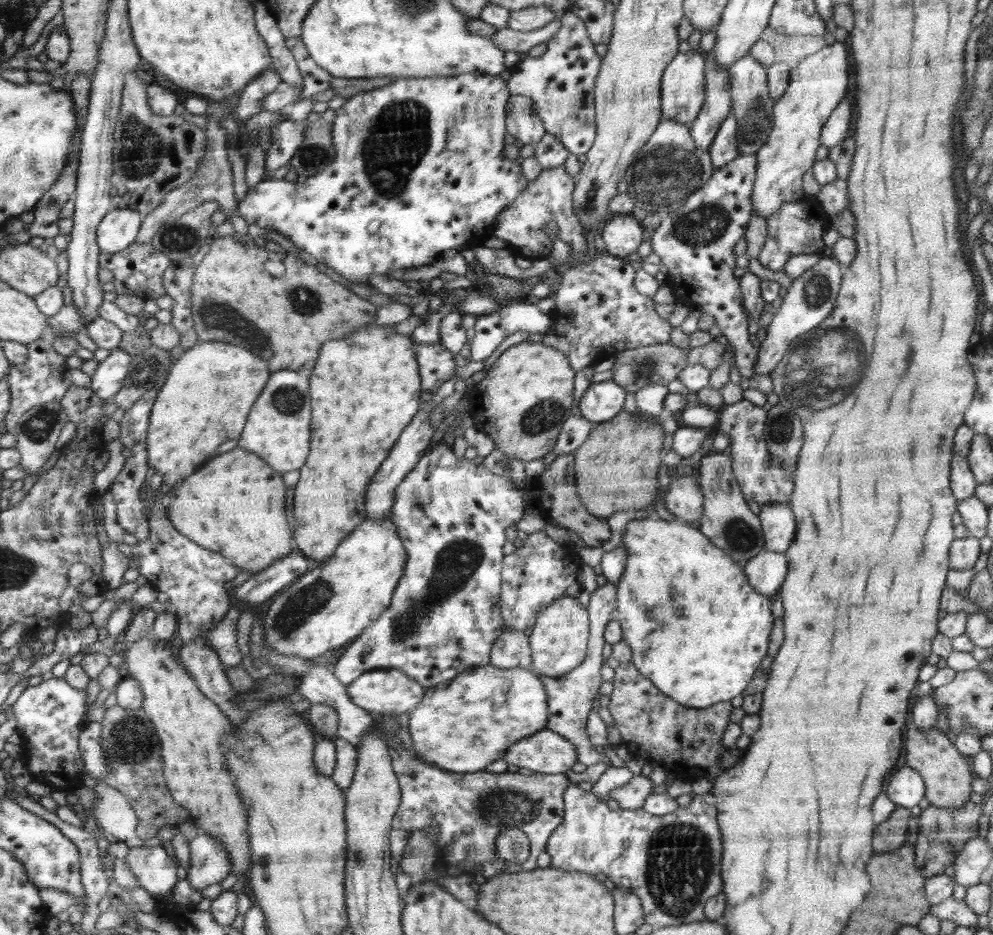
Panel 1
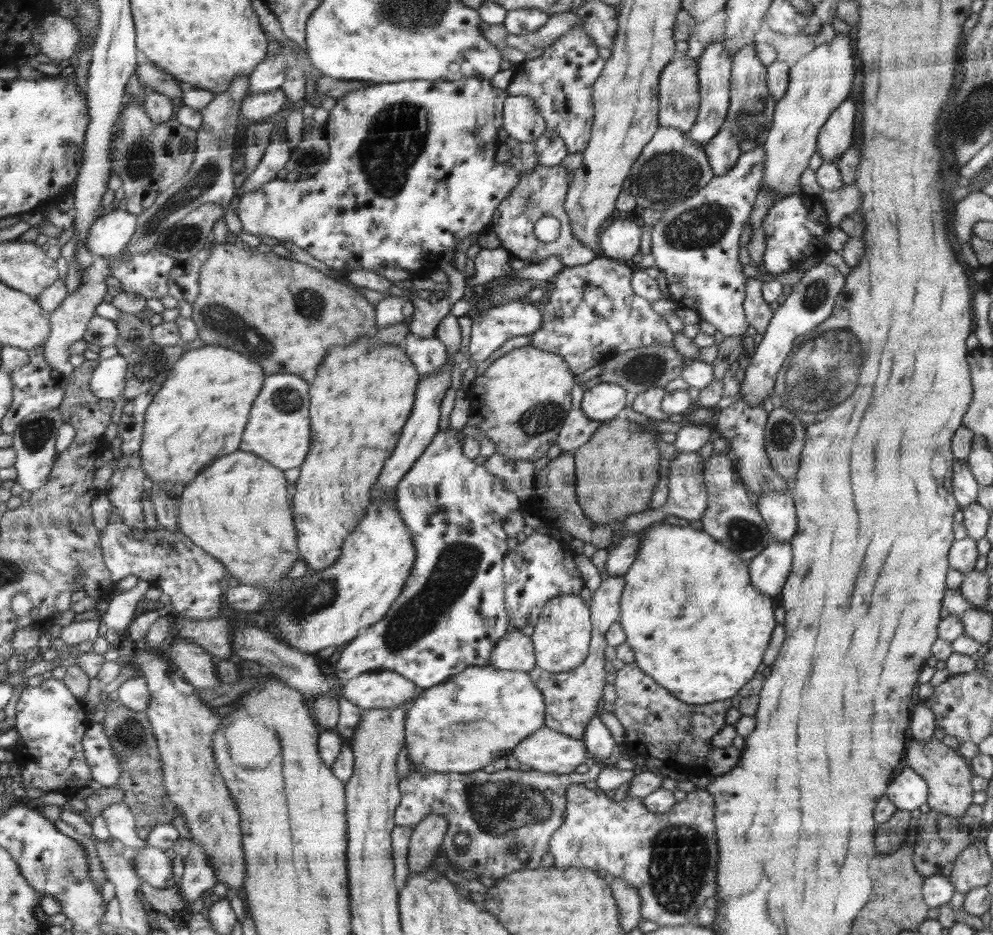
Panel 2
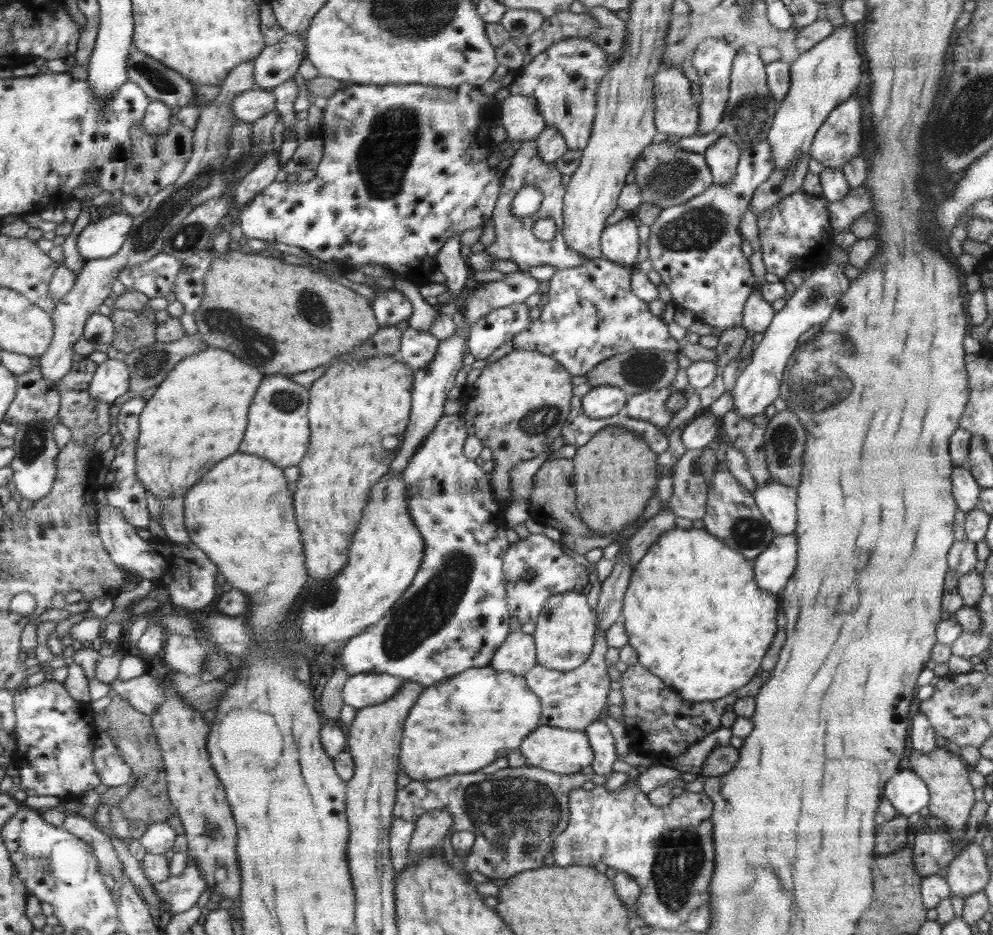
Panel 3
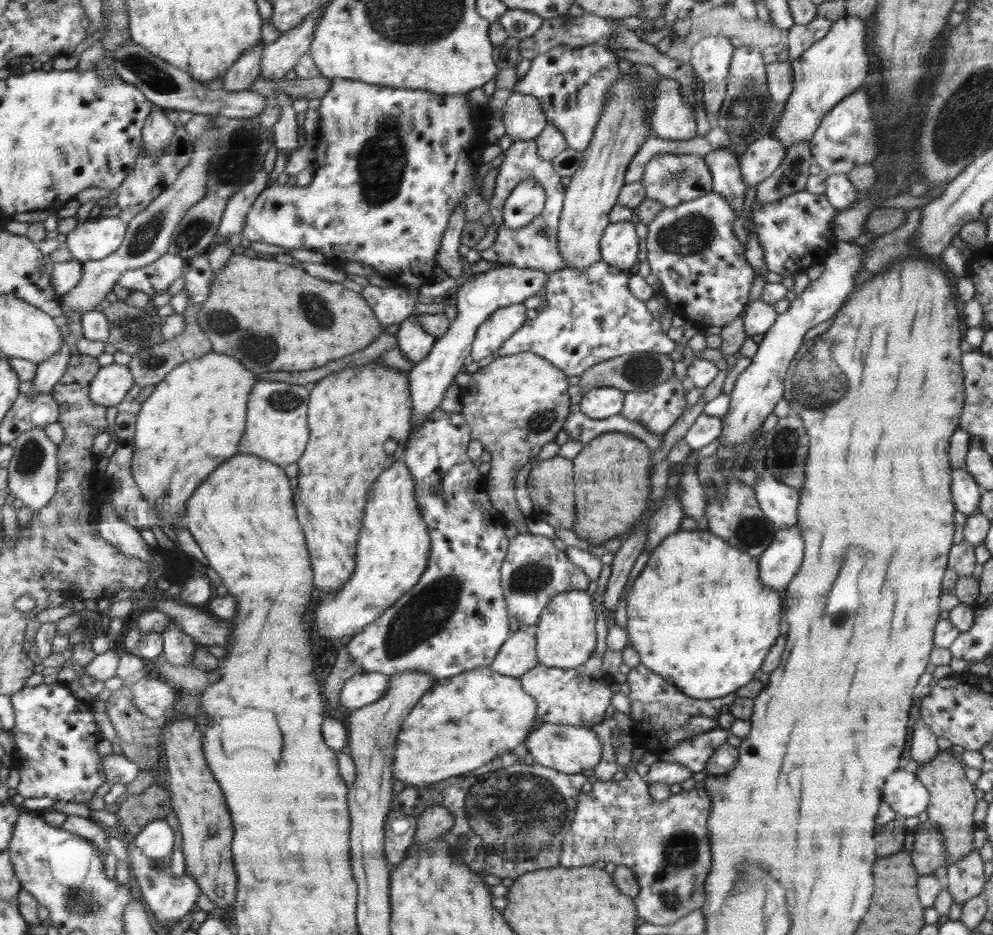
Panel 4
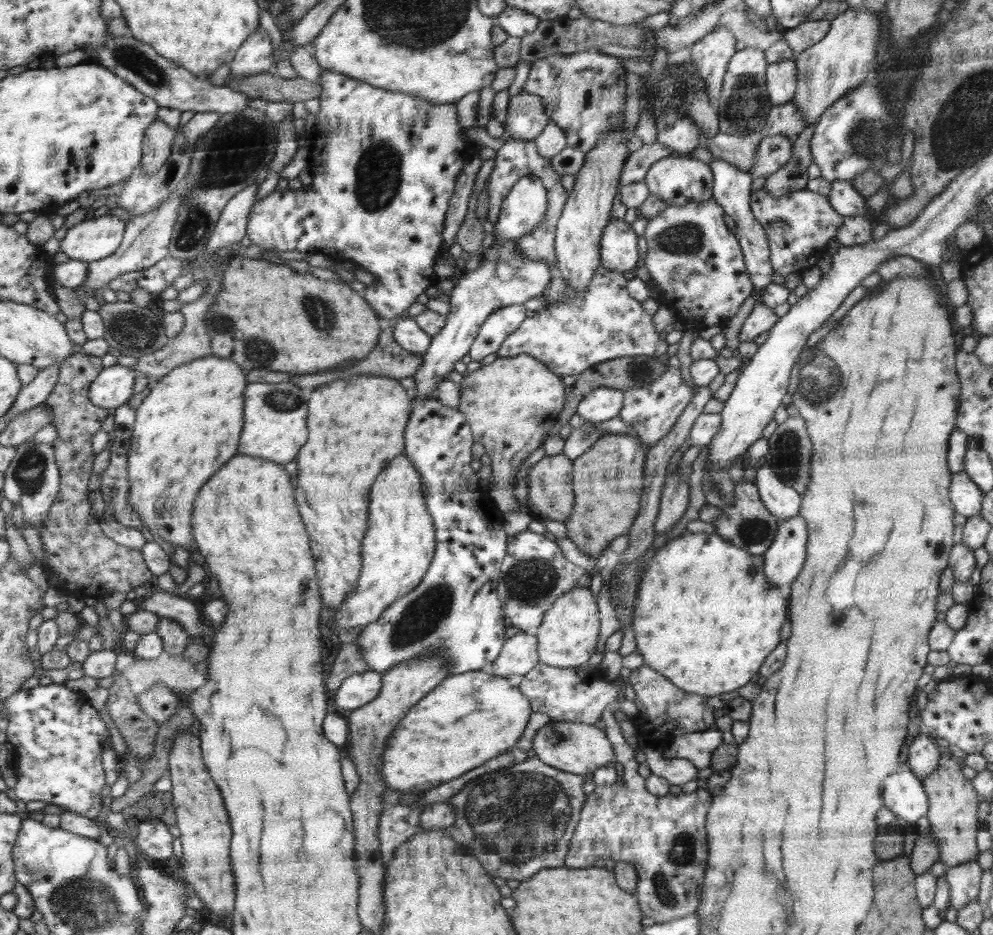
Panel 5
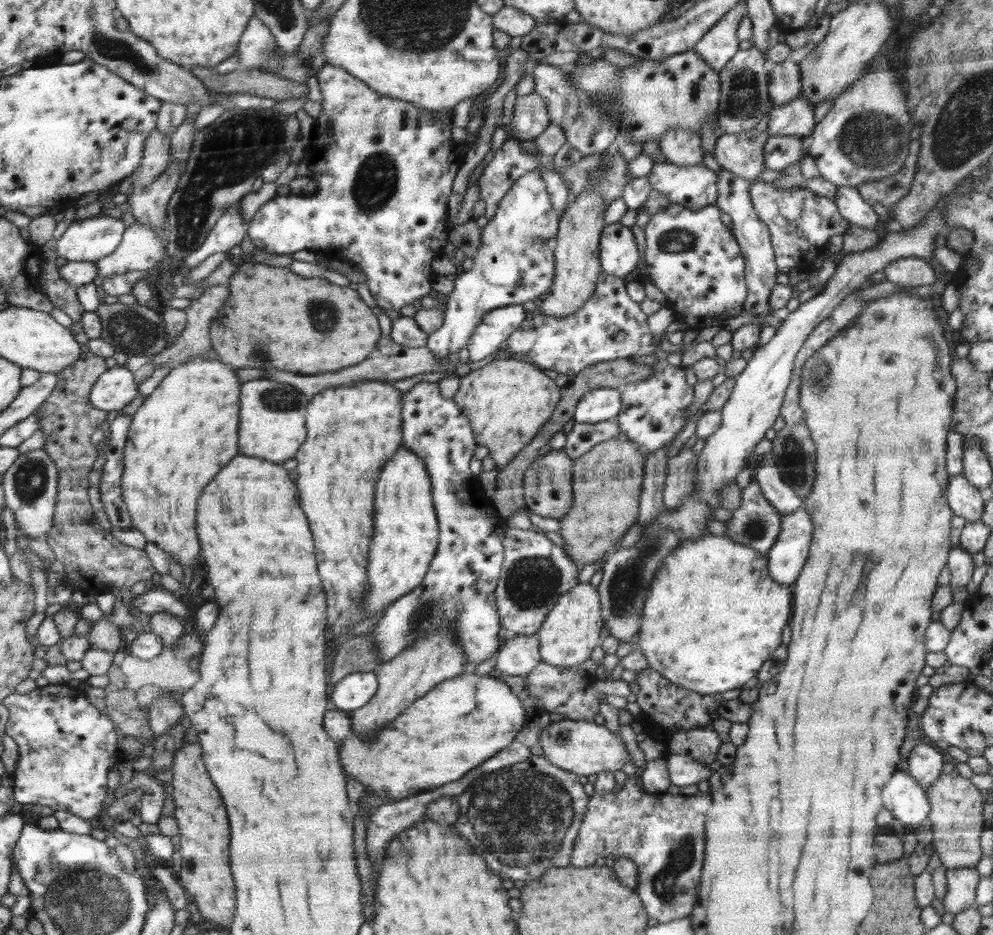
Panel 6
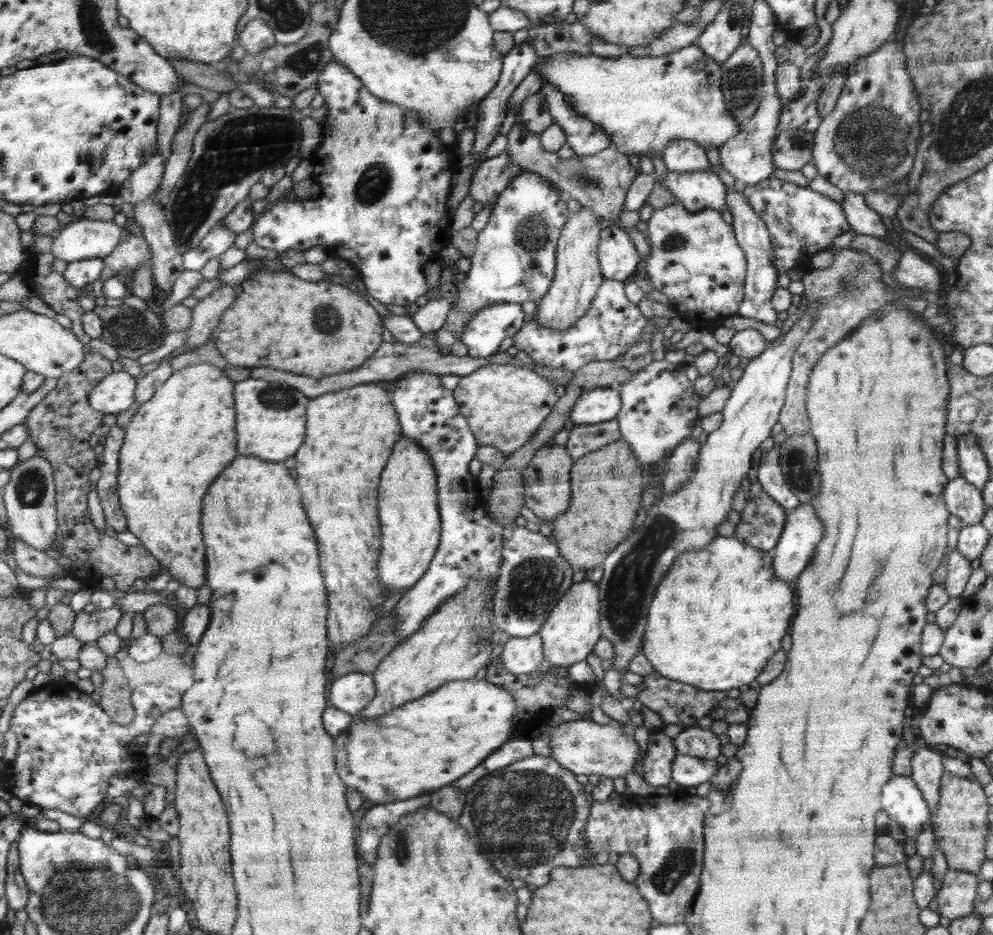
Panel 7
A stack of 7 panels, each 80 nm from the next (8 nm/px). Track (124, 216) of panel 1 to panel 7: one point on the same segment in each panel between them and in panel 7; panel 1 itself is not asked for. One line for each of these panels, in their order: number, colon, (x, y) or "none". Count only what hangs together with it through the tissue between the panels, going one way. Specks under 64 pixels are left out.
2: (108, 236)
3: (102, 239)
4: (94, 239)
5: (95, 238)
6: (90, 239)
7: (82, 239)

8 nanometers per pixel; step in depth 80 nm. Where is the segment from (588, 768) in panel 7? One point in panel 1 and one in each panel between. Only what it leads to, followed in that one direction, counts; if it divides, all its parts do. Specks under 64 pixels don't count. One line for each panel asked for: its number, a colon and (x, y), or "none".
1: (546, 752)
2: (548, 750)
3: (551, 748)
4: (571, 749)
5: (575, 747)
6: (583, 747)

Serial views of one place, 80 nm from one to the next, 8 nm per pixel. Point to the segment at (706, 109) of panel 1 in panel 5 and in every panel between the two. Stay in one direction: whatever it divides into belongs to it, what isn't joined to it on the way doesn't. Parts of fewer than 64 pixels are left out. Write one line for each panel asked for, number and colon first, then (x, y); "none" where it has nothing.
2: (714, 86)
3: (713, 58)
4: (710, 57)
5: (711, 54)

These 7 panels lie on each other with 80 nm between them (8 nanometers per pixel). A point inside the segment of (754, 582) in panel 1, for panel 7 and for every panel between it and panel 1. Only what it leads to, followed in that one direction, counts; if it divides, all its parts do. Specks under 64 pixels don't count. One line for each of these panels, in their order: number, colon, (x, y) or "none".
2: (769, 571)
3: (774, 567)
4: (779, 564)
5: (783, 561)
6: (787, 558)
7: (804, 531)

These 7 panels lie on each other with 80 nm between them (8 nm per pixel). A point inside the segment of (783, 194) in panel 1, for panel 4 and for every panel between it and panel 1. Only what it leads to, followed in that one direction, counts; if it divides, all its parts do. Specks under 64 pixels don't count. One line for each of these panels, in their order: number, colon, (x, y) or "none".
2: (820, 82)
3: (822, 78)
4: (830, 69)

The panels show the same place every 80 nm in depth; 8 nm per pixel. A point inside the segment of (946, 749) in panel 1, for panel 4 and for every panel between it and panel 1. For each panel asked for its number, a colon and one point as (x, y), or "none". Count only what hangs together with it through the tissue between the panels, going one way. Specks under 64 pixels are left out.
2: (947, 774)
3: (946, 774)
4: (952, 801)

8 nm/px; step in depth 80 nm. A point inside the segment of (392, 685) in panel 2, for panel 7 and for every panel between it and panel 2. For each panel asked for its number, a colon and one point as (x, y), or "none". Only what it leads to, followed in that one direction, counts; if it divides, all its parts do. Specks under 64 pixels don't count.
3: (363, 689)
4: (364, 688)
5: (357, 690)
6: (351, 693)
7: (351, 693)

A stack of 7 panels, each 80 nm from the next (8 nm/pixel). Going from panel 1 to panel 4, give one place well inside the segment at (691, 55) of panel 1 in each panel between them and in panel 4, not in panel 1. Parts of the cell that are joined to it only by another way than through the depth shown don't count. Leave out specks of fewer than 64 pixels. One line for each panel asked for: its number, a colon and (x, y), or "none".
2: (678, 92)
3: (677, 113)
4: (673, 118)

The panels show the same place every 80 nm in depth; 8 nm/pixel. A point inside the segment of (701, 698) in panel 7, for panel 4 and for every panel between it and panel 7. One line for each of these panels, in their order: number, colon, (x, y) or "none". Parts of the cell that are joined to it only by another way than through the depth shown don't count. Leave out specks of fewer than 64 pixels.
4: (663, 716)
5: (666, 712)
6: (672, 707)

